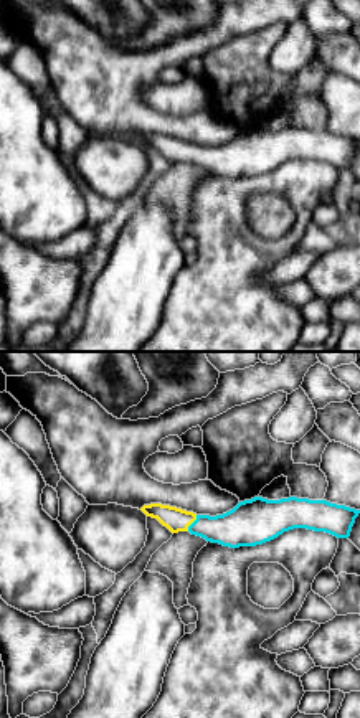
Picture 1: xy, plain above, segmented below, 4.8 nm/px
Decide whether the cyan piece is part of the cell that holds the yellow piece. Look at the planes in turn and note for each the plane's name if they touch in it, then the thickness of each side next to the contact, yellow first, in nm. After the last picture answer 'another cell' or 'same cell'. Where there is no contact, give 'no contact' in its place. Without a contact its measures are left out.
contact in xy; calibres 110 and 200 nm

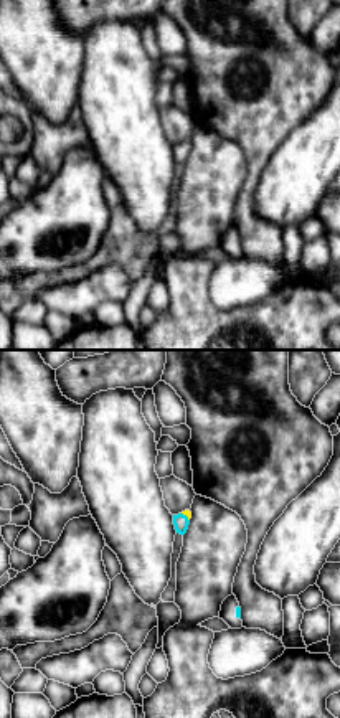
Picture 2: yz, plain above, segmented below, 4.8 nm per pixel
contact in yz; calibres 30 and 70 nm

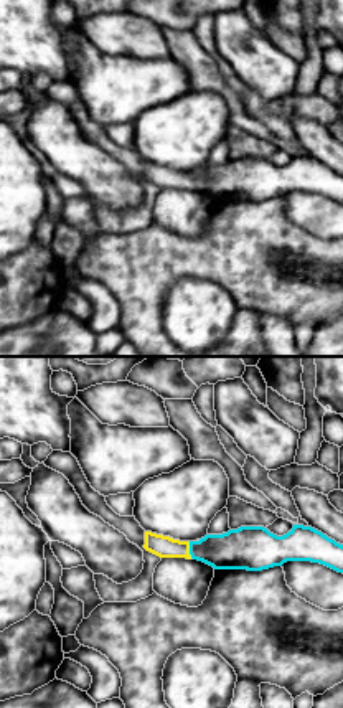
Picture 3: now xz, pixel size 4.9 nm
contact in xz; calibres 110 and 190 nm

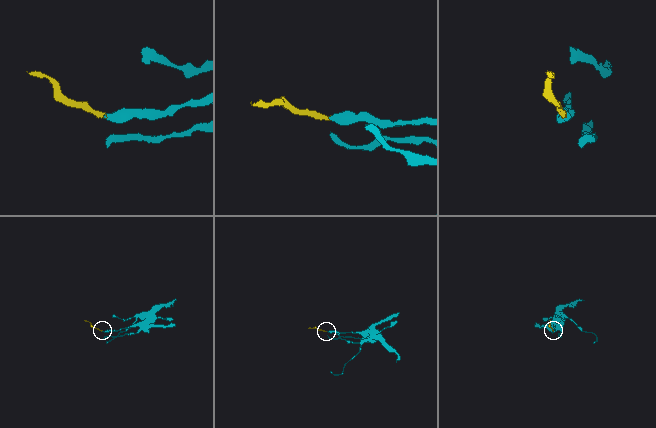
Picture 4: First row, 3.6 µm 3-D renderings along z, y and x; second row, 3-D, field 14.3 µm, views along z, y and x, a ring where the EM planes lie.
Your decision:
same cell

